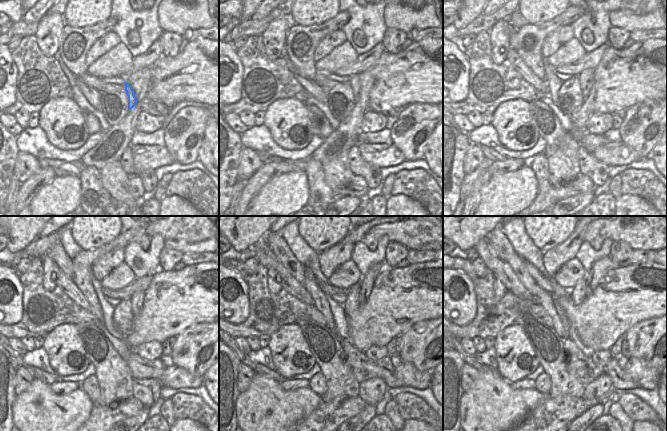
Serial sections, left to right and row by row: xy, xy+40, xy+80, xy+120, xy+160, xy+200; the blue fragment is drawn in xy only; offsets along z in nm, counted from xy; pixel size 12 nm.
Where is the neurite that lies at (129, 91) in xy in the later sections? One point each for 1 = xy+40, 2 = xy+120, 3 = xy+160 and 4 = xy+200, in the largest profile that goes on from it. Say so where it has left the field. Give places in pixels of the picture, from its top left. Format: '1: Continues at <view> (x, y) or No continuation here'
1: Continues at xy+40 (354, 81)
2: Continues at xy+120 (137, 299)
3: Continues at xy+160 (367, 281)
4: Continues at xy+200 (602, 266)

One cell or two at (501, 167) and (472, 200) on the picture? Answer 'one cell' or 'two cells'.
one cell

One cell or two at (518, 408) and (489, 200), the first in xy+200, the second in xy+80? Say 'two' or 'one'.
one

